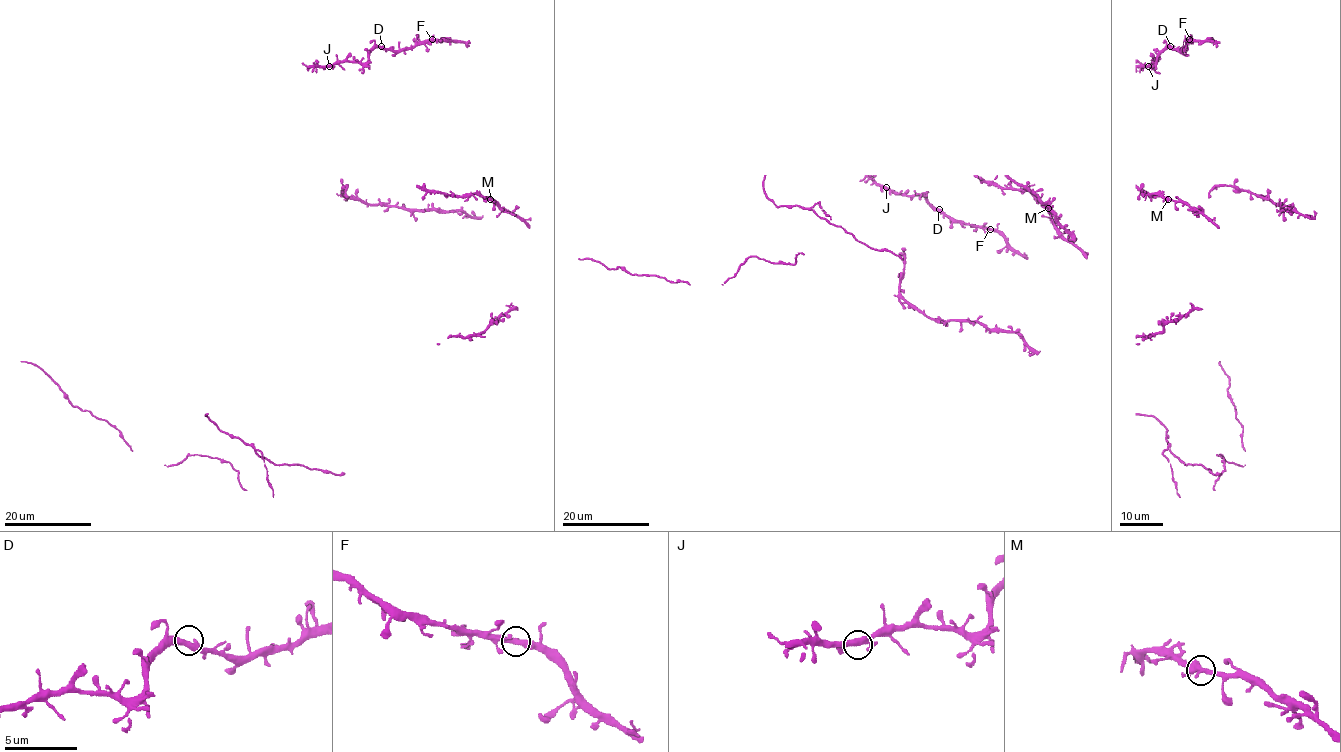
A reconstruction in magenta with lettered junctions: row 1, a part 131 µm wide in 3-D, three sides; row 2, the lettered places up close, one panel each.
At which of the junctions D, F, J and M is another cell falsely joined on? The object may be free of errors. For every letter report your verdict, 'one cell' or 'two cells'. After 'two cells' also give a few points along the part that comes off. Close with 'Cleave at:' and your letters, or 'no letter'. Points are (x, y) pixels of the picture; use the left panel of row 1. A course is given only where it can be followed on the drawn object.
D: one cell
F: one cell
J: one cell
M: one cell
Cleave at: no letter

